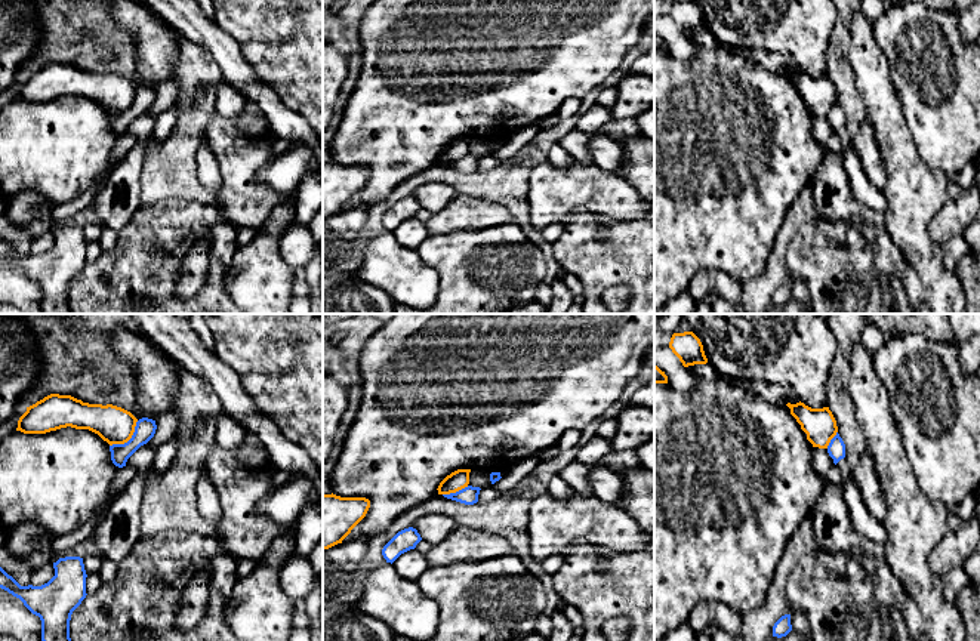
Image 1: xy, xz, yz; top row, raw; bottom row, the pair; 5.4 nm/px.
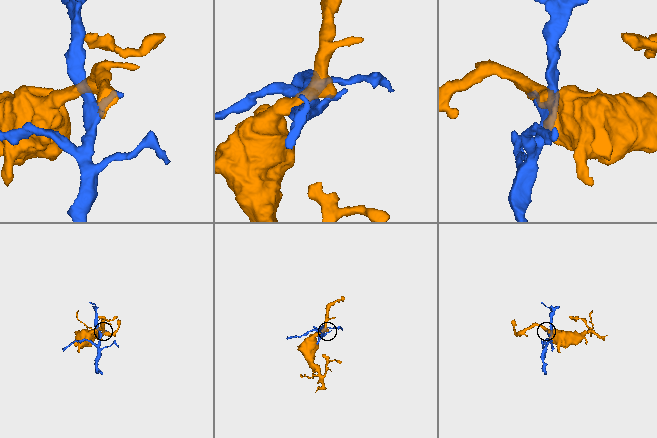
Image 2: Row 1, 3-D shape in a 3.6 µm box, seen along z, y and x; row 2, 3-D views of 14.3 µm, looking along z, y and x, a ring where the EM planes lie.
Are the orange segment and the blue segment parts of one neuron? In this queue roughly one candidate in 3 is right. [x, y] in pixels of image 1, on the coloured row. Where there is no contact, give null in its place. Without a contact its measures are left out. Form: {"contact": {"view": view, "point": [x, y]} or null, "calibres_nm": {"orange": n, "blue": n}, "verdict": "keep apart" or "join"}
{"contact": {"view": "xy", "point": [128, 440]}, "calibres_nm": {"orange": 200, "blue": 110}, "verdict": "keep apart"}

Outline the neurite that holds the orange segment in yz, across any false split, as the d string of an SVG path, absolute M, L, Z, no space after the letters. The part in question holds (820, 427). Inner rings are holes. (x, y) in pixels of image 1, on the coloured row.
M801 401L796 404L788 403L786 406L813 447L828 449L830 440L838 432L836 420L829 407L811 409Z

